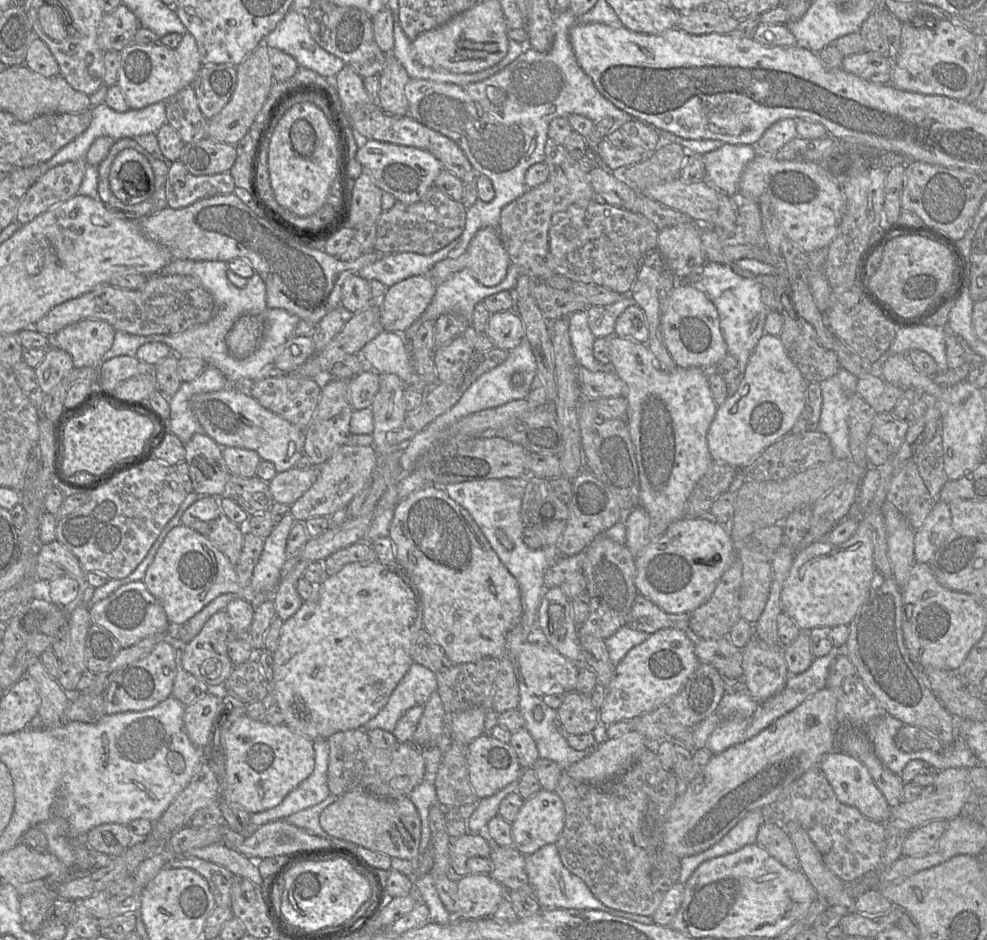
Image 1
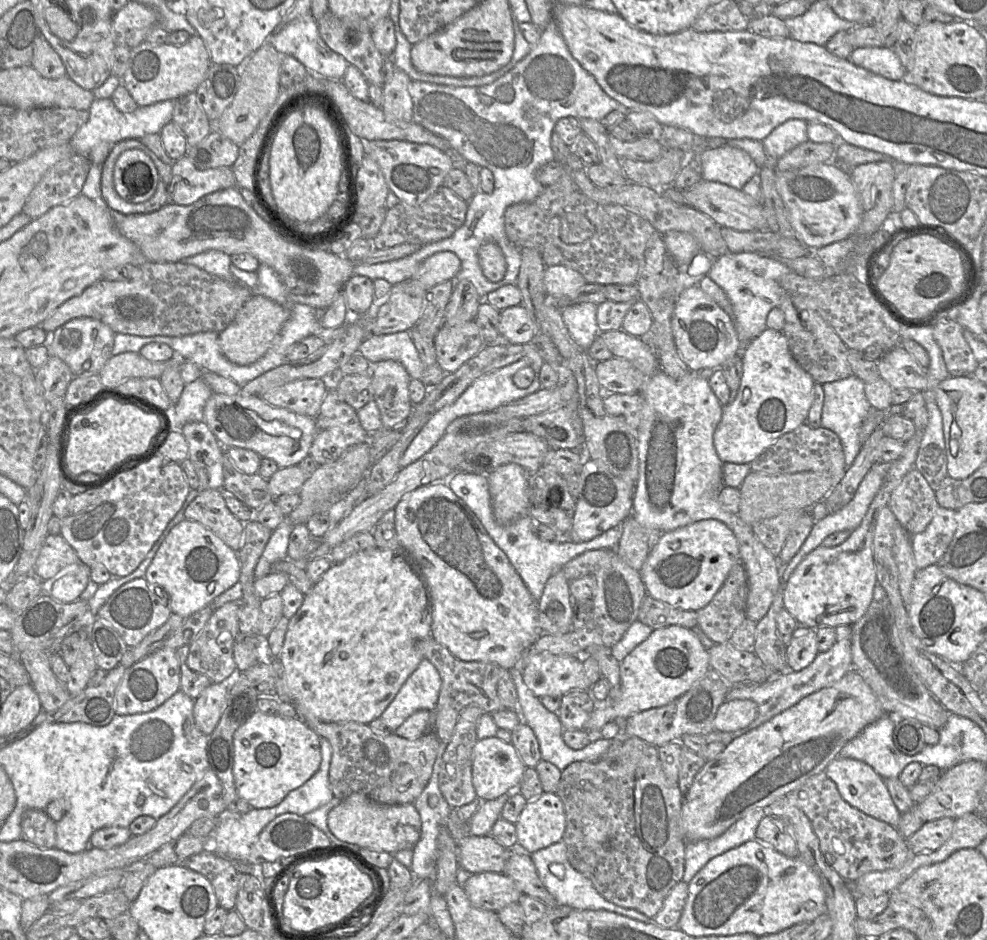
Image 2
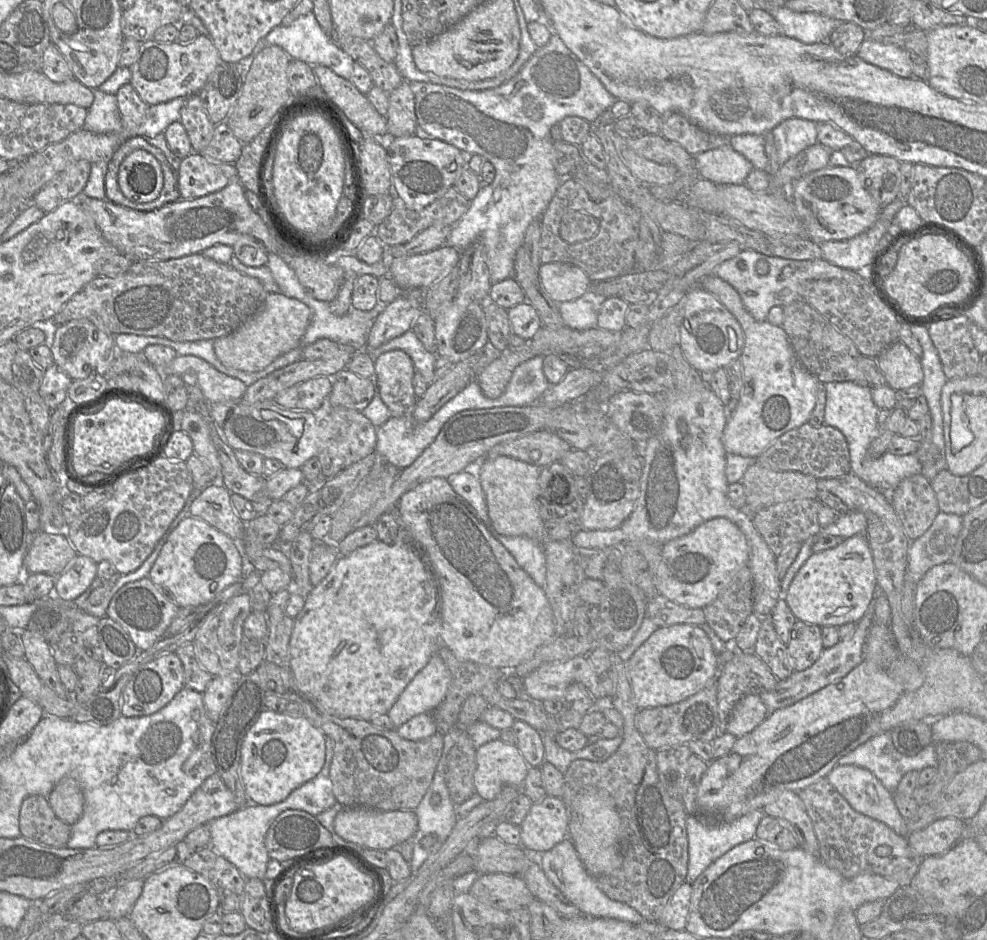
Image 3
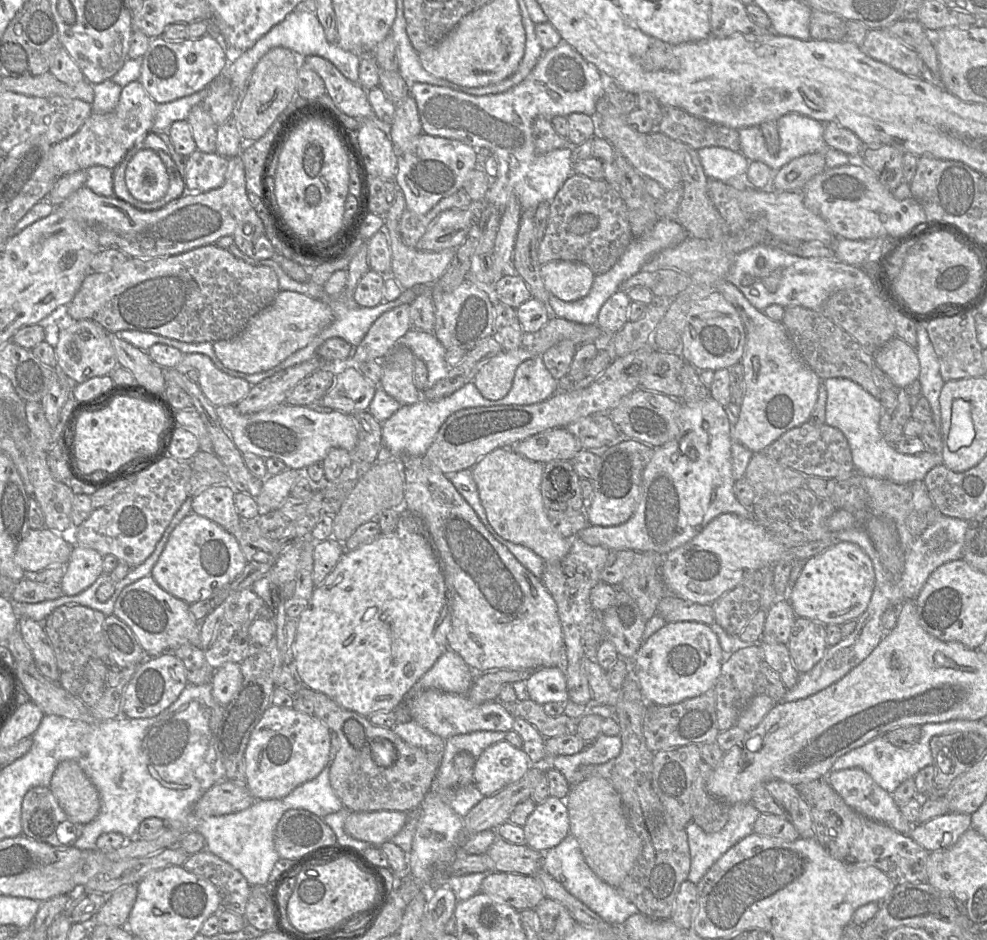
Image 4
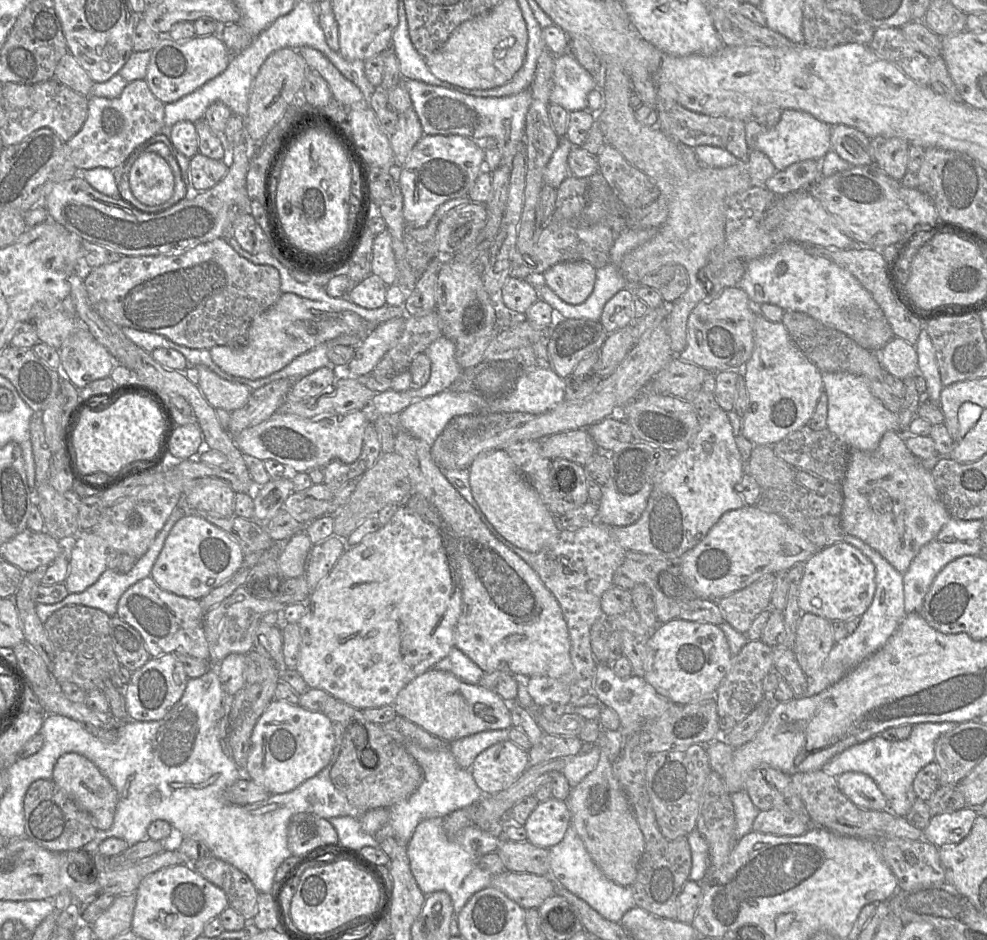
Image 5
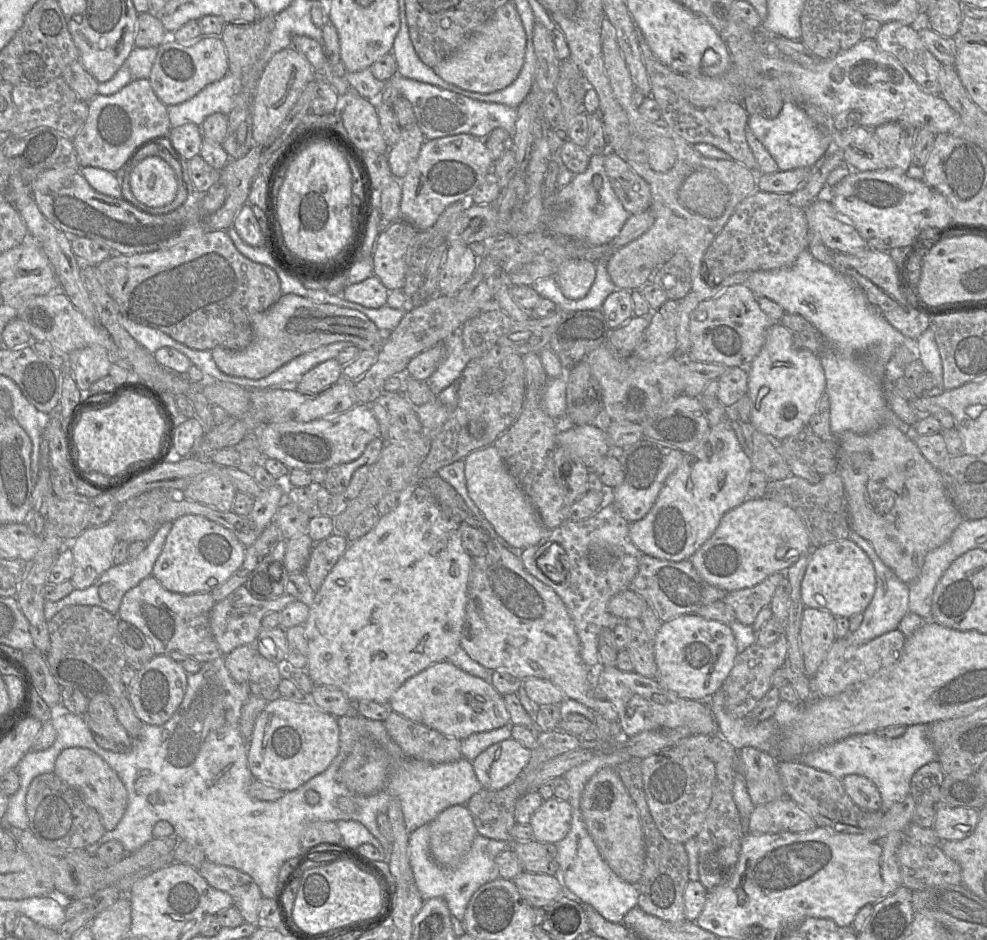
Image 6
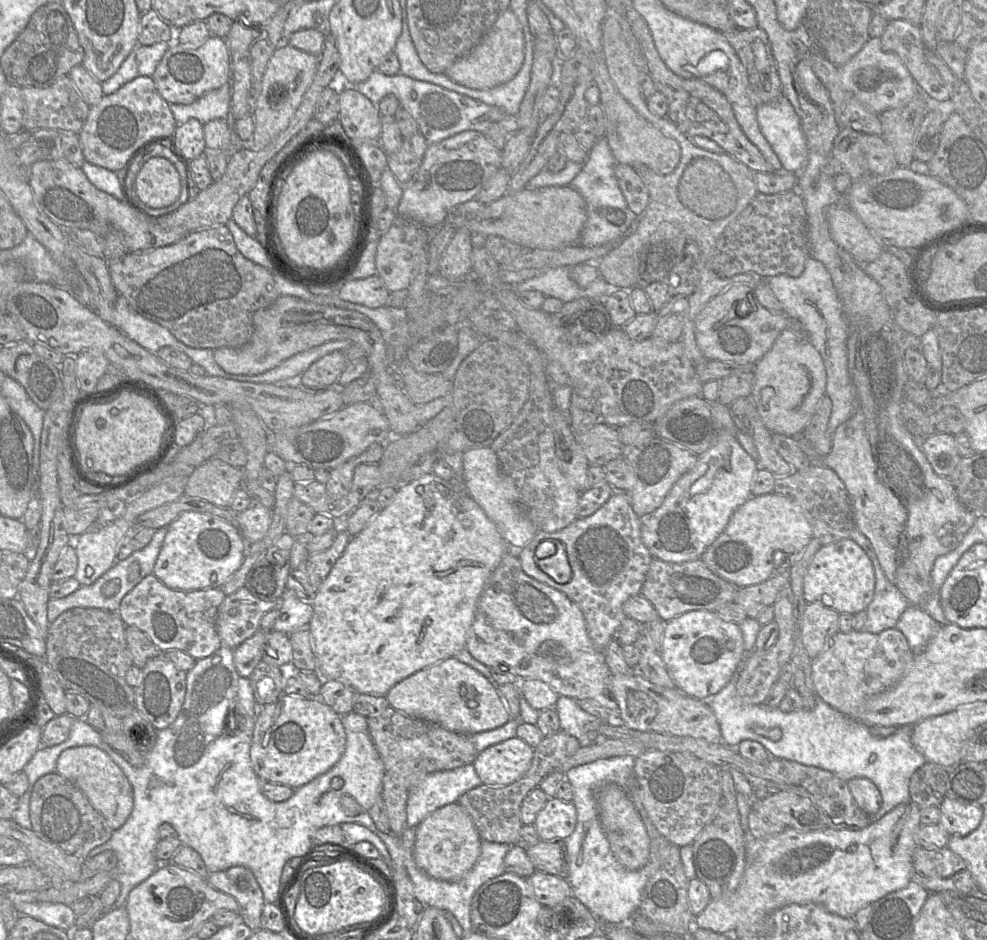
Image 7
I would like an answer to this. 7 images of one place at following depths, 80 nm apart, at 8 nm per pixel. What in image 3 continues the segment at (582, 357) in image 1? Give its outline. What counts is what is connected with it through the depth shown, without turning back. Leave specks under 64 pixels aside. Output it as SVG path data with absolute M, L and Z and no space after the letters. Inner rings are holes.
M594 282L591 284L591 287L586 291L586 293L580 298L558 303L558 309L566 326L575 330L587 330L597 327L598 314L603 302L606 299L604 296L599 295L592 290L593 285L595 285Z

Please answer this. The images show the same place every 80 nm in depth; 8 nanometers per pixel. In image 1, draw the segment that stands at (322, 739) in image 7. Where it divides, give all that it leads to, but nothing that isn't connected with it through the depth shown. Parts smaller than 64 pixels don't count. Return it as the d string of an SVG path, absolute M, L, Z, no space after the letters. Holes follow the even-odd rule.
M248 716L239 718L223 736L226 752L226 776L221 796L239 804L250 814L278 806L307 779L315 767L314 741L287 725L270 725Z

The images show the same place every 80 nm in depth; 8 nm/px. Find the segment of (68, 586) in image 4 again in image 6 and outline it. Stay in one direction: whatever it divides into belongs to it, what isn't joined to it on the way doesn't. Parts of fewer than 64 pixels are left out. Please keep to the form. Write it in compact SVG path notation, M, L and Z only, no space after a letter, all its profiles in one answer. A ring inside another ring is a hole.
M110 520L101 526L89 526L71 543L67 543L73 553L74 572L70 579L74 589L86 589L109 568L113 566L113 548L118 542L116 536L116 523Z

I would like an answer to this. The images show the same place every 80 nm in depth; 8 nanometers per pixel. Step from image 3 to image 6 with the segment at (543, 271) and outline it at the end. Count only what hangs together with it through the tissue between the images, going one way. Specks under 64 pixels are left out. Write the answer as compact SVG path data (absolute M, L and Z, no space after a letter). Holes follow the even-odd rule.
M587 259L568 260L554 274L561 292L566 298L584 298L596 277L596 263Z

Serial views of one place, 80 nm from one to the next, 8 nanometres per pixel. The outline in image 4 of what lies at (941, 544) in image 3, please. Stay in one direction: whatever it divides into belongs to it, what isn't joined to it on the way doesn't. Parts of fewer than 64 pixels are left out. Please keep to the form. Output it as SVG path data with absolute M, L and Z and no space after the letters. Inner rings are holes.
M941 514L937 516L933 523L929 524L920 536L915 538L906 554L904 570L901 579L897 583L904 601L917 598L935 569L947 562L962 559L967 528L968 521Z

